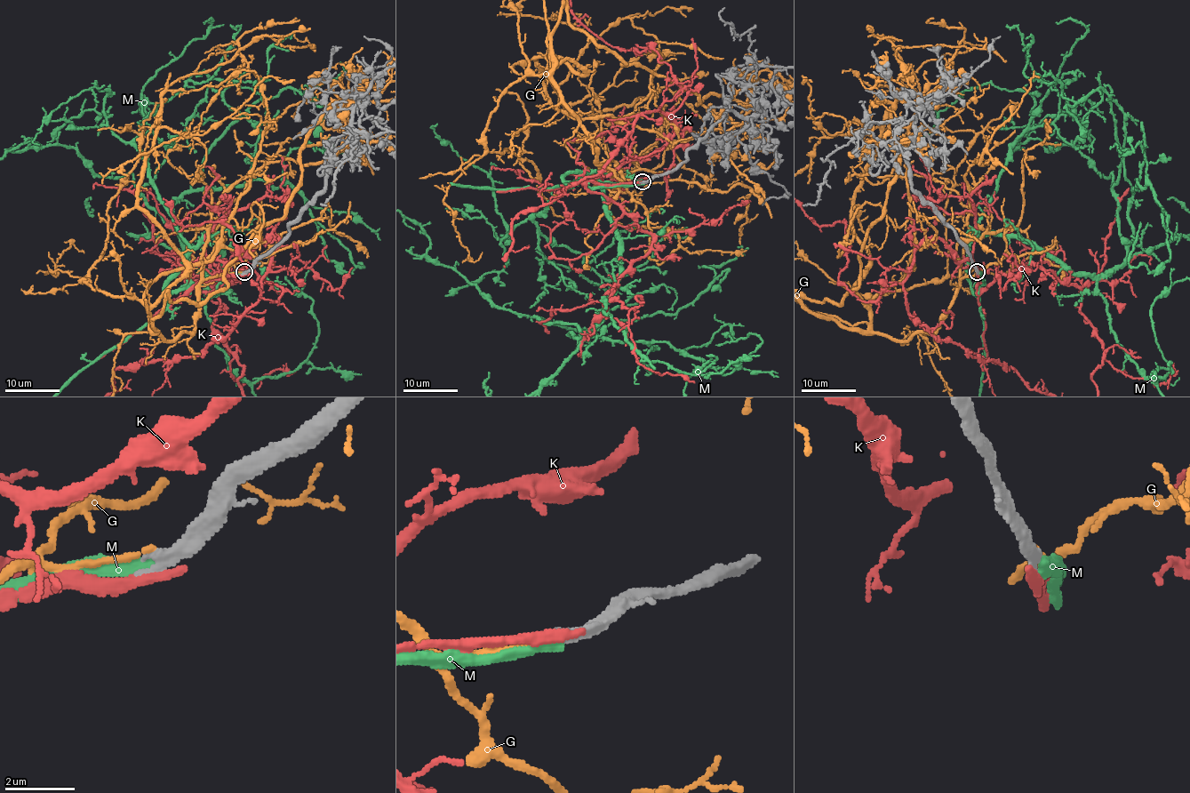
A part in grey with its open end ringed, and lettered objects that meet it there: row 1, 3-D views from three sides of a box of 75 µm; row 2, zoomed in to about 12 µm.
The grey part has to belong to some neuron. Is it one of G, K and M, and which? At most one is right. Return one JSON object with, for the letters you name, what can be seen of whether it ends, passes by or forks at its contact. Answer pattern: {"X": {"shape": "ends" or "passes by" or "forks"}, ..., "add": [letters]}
{"add": []}

